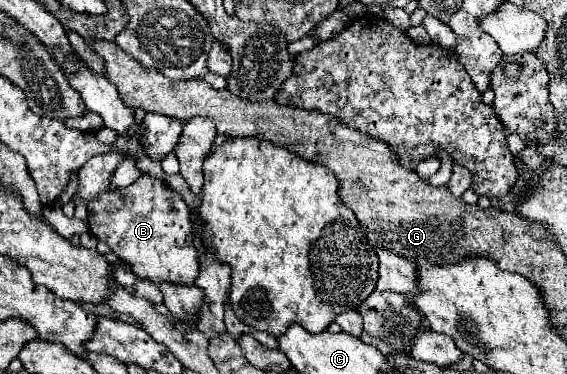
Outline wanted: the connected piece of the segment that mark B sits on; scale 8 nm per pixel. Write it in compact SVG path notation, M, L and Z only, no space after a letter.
M143 174L123 190L109 190L99 194L91 202L87 202L87 224L89 224L89 232L97 240L107 242L107 246L119 256L119 260L129 264L135 276L147 278L153 284L159 282L189 284L189 286L195 284L199 276L199 260L197 260L197 250L193 246L189 208L183 202L183 198L167 186L167 182Z

